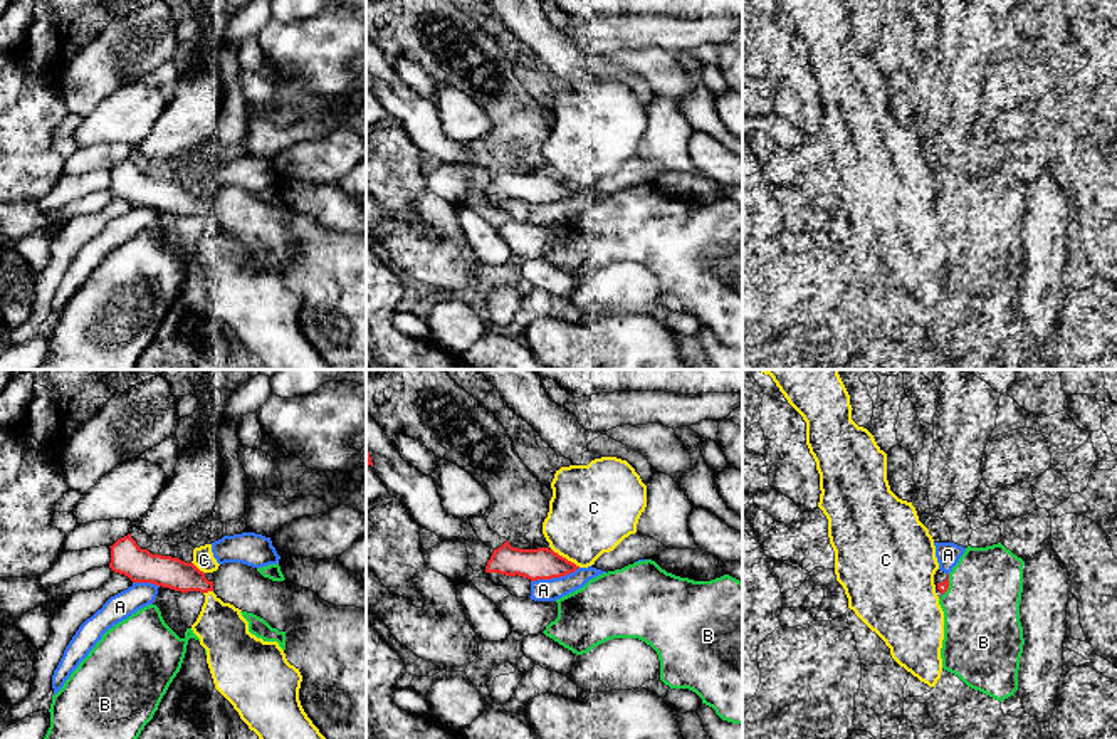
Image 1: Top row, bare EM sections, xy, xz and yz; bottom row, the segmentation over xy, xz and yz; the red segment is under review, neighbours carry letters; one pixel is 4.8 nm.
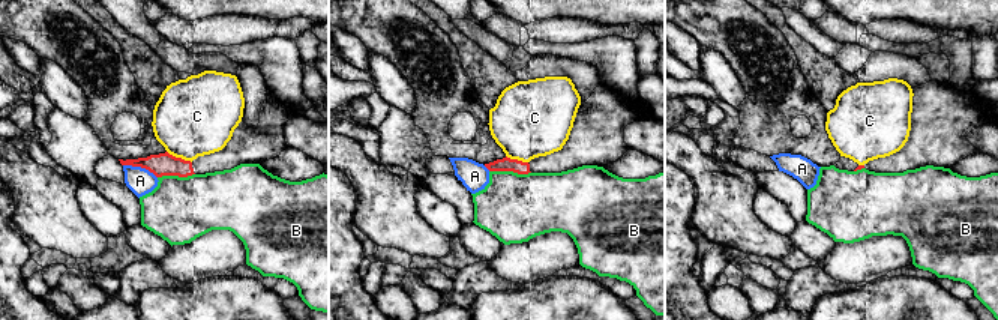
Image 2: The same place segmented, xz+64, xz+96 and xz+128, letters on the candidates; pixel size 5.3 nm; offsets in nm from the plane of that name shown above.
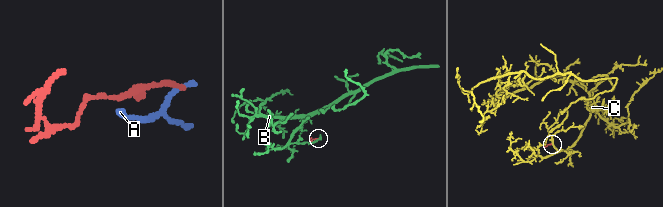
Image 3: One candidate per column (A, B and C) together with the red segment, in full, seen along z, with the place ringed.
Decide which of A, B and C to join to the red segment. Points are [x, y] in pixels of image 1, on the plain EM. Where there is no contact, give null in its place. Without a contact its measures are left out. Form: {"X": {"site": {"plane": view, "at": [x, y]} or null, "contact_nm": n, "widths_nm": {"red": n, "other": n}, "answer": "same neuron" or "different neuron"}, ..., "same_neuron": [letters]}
{"A": {"site": {"plane": "xz", "at": [555, 200]}, "contact_nm": 240, "widths_nm": {"red": 150, "other": 110}, "answer": "different neuron"}, "B": {"site": {"plane": "yz", "at": [948, 209]}, "contact_nm": 110, "widths_nm": {"red": 50, "other": 360}, "answer": "different neuron"}, "C": {"site": {"plane": "xz", "at": [565, 182]}, "contact_nm": 170, "widths_nm": {"red": 150, "other": 400}, "answer": "different neuron"}, "same_neuron": []}

